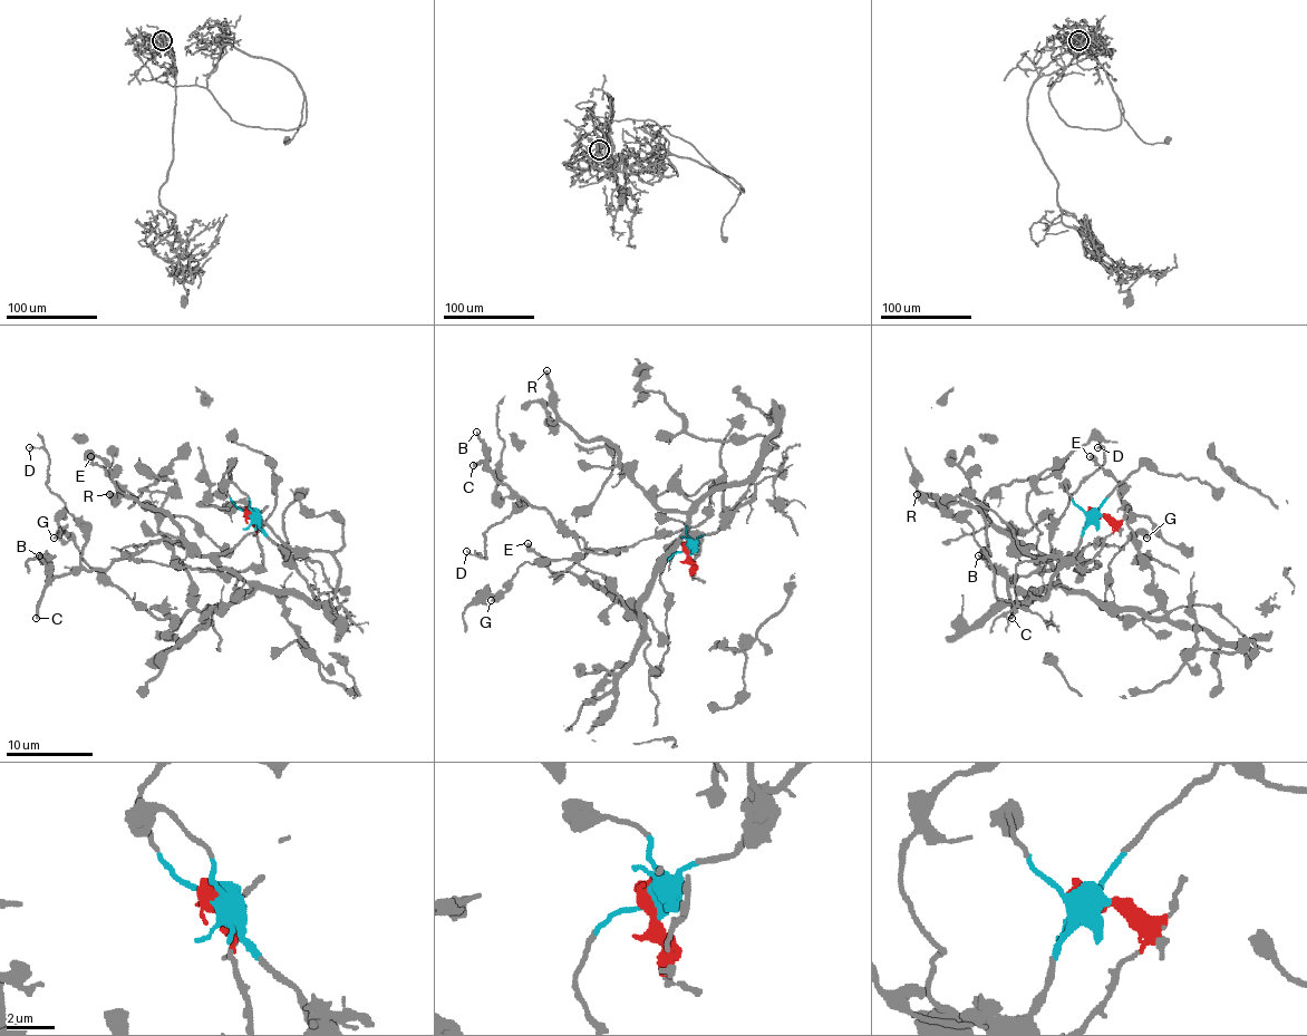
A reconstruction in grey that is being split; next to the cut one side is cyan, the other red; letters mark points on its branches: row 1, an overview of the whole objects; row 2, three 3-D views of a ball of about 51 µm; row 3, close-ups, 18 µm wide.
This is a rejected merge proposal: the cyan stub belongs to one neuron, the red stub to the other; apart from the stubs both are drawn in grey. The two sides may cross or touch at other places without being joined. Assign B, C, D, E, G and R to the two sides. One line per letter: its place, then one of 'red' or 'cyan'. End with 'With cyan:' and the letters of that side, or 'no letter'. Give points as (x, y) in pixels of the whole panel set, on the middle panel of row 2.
B: (476, 432) | red
C: (473, 465) | red
D: (466, 551) | red
E: (528, 543) | cyan
G: (491, 600) | cyan
R: (546, 370) | cyan
With cyan: E, G, R

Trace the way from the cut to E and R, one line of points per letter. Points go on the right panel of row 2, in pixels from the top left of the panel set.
E: (1095, 513), (1073, 558), (1027, 601), (1084, 590), (1164, 613), (1119, 485), (1088, 457)
R: (1095, 513), (1049, 590), (1027, 601), (1058, 581), (1056, 570), (1029, 558), (967, 496), (917, 494)

